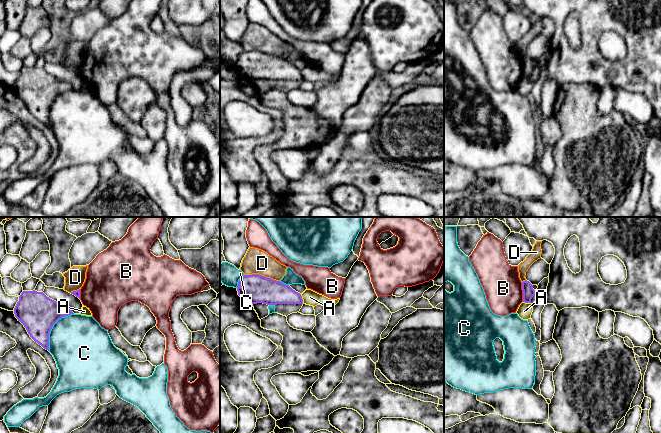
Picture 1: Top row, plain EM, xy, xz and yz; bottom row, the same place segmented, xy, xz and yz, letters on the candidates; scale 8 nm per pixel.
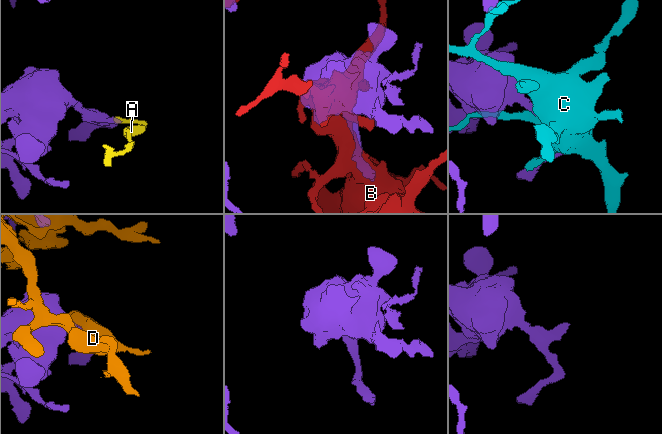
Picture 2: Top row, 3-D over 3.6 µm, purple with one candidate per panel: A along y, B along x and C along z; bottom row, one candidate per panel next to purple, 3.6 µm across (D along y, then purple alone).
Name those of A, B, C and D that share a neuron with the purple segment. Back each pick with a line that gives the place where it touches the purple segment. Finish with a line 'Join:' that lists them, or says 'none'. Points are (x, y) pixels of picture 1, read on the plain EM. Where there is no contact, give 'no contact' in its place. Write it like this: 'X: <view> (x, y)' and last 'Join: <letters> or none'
Join: none

